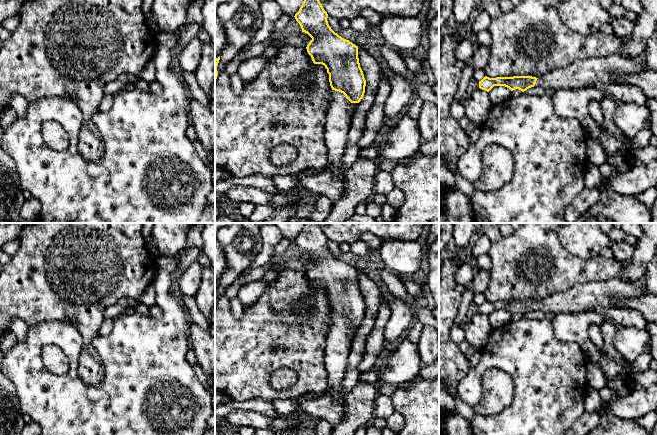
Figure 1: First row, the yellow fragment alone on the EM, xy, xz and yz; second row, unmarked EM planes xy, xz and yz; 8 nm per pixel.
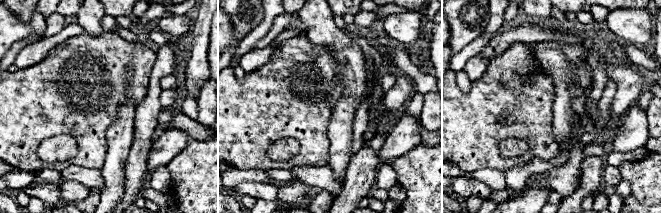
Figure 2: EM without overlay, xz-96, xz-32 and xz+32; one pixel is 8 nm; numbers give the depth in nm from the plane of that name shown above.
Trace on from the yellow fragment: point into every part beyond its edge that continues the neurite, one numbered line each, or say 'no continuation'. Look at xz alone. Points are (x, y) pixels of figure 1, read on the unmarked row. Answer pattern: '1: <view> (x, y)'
1: xz (338, 343)

